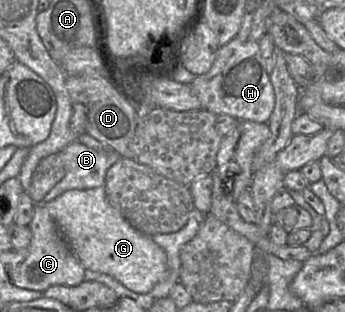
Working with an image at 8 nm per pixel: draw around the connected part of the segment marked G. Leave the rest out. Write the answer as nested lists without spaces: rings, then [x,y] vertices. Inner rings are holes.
[[[104,186],[69,190],[44,206],[85,269],[108,274],[138,294],[148,293],[167,277],[167,256],[164,250],[151,236],[136,230],[112,207]]]

